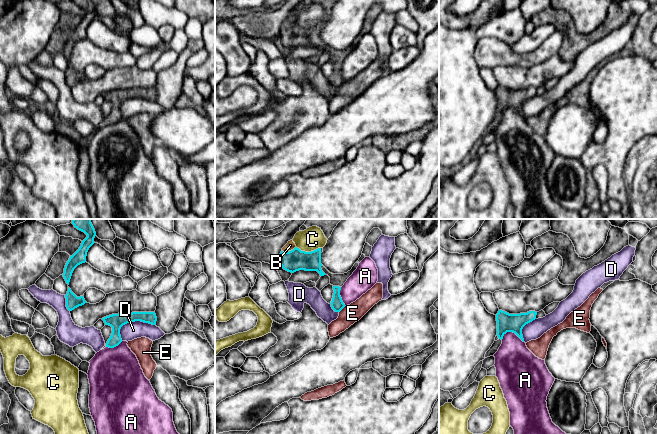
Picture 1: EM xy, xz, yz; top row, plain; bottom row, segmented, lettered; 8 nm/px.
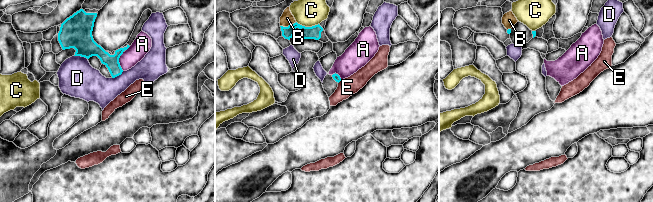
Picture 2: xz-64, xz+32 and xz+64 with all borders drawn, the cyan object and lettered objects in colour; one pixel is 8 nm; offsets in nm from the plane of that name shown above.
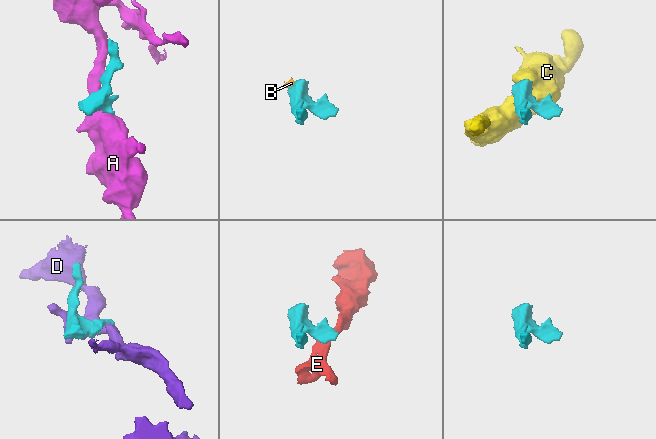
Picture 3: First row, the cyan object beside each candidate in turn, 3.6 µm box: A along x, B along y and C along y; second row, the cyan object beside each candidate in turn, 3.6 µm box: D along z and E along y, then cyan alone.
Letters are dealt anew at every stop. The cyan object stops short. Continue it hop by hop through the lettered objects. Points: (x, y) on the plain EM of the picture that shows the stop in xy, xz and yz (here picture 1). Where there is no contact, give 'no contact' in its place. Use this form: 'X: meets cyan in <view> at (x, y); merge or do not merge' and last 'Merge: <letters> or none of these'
A: meets cyan in yz at (512, 107); do not merge
B: meets cyan in xz at (289, 27); merge
C: meets cyan in xz at (308, 28); do not merge
D: meets cyan in xy at (132, 97); do not merge
E: meets cyan in xz at (342, 84); do not merge
Merge: B

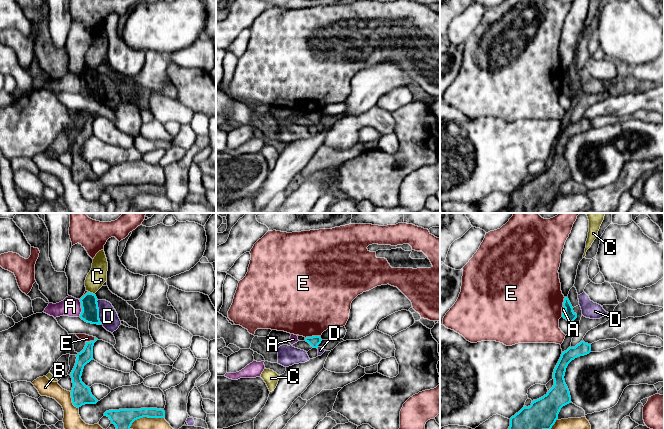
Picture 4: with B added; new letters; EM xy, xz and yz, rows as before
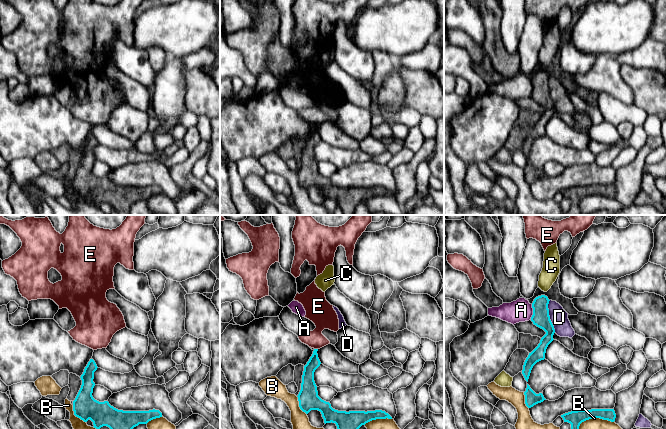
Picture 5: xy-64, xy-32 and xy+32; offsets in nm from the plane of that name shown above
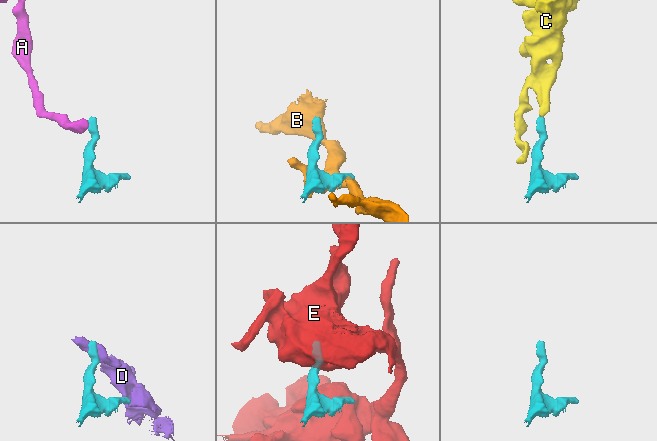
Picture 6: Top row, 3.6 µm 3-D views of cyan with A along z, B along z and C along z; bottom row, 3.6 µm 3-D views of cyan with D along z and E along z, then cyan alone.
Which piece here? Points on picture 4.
A: meets cyan in xy at (81, 83); do not merge
B: meets cyan in xy at (145, 192); do not merge
C: meets cyan in xy at (91, 69); do not merge
D: meets cyan in xy at (98, 88); do not merge
E: meets cyan in xz at (312, 112); do not merge
Merge: none of these

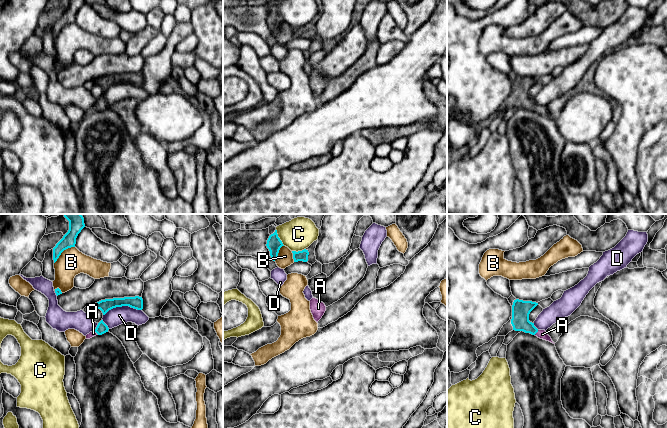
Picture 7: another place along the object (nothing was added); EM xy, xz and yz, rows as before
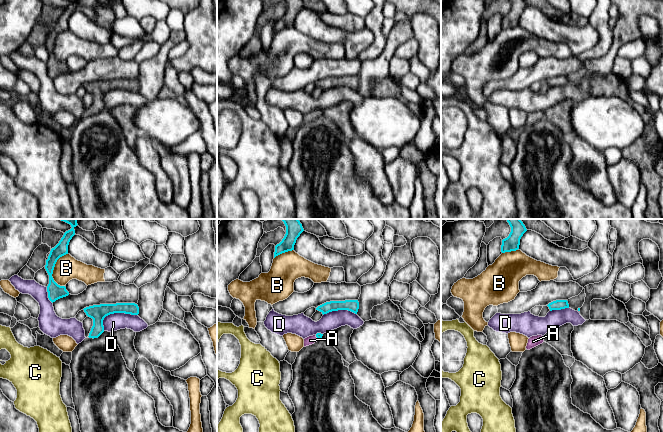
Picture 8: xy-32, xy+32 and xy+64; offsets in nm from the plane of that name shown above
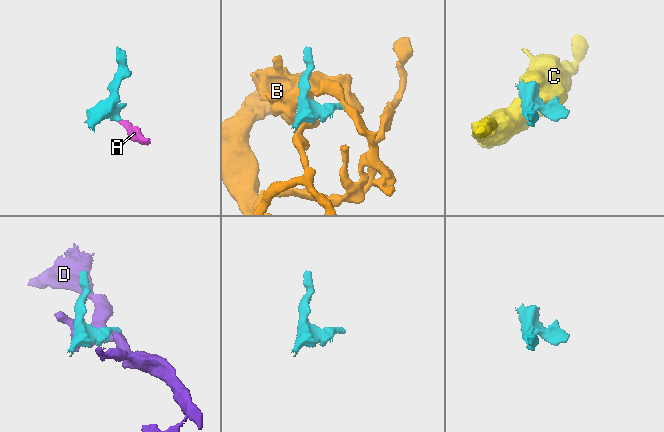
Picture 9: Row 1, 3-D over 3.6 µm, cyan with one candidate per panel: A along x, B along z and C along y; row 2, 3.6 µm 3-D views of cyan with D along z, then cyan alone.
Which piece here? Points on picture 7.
A: meets cyan in yz at (536, 108); merge
B: meets cyan in xy at (62, 27); do not merge
C: meets cyan in xz at (278, 13); do not merge
D: meets cyan in xy at (122, 81); do not merge
Merge: A

